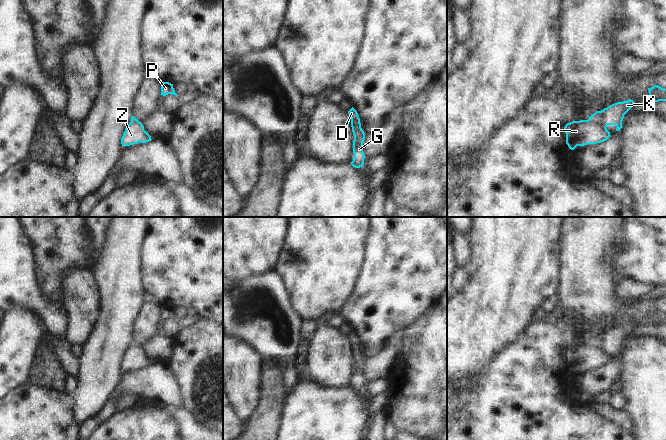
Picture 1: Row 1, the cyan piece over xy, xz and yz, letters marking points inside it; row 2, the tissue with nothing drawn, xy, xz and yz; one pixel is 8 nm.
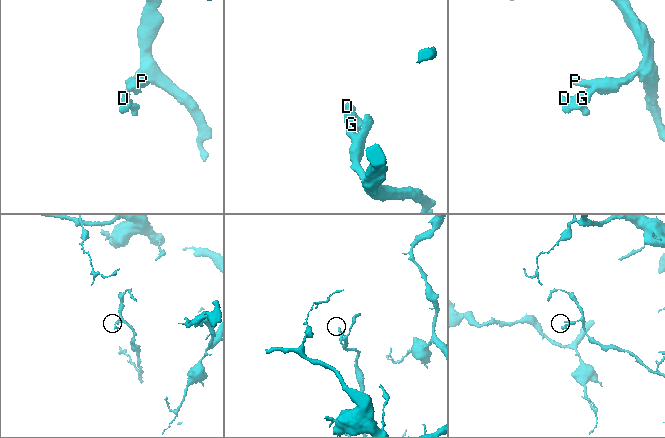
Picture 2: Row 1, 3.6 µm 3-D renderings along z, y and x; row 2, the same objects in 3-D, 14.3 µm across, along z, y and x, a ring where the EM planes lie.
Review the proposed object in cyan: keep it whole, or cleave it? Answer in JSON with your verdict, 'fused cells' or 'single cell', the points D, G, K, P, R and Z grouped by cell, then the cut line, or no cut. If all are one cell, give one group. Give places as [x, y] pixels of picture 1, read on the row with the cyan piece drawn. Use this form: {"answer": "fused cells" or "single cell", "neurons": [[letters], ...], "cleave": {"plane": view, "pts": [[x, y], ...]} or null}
{"answer": "fused cells", "neurons": [["D", "R", "Z"], ["G", "K", "P"]], "cleave": {"plane": "yz", "pts": [[587, 120], [593, 123], [600, 123], [605, 127]]}}

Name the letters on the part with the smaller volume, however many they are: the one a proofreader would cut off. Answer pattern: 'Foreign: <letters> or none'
Foreign: D, R, Z

